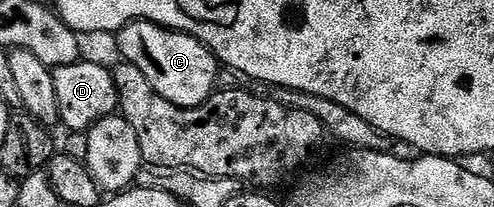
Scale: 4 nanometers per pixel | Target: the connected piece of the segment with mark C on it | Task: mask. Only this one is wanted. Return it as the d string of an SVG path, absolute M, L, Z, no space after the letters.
M146 19L126 23L117 33L119 51L126 62L137 65L149 81L149 85L165 101L178 107L199 107L211 98L216 90L215 78L221 72L221 64L206 45L197 41L190 33L176 31L170 27L159 27Z

